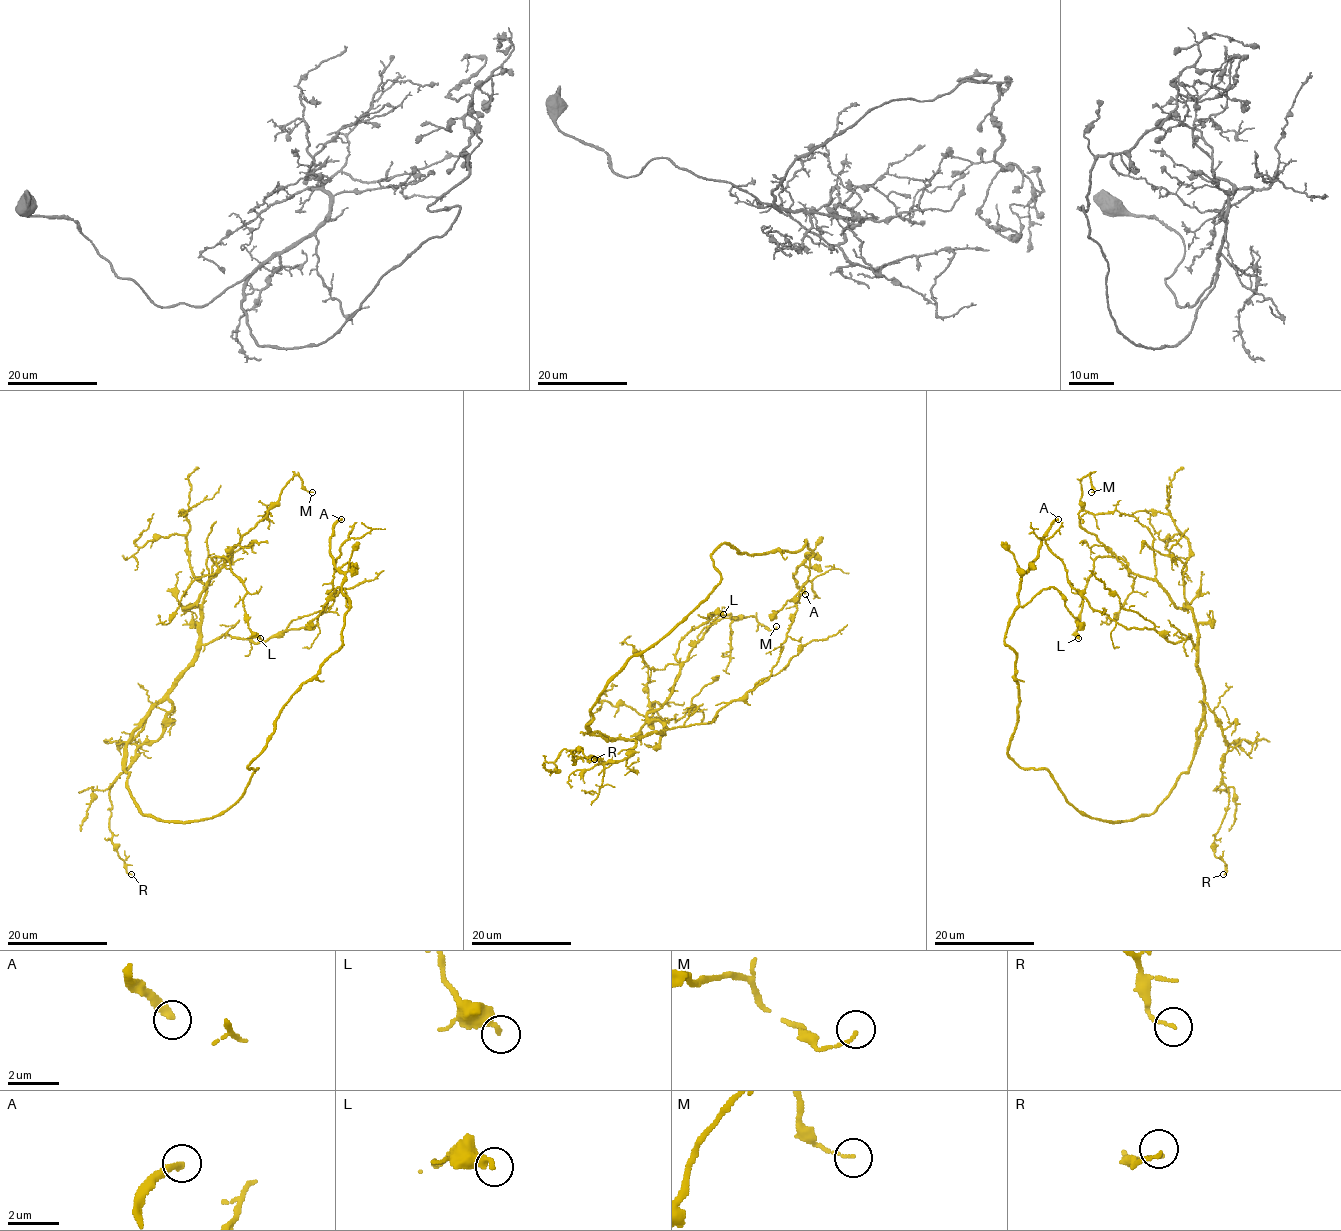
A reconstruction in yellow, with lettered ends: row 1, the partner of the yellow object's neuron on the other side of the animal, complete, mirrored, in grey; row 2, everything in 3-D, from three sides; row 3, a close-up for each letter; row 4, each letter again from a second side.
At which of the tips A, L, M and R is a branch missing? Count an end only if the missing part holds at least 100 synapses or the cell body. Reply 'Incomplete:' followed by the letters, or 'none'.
Incomplete: A

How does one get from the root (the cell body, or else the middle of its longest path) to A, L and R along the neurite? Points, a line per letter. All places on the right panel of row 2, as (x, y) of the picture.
A: (1156, 806), (1092, 819), (1046, 769), (1008, 753), (1019, 686), (1004, 635), (1058, 519)
L: (1156, 806), (1188, 769), (1201, 725), (1194, 613), (1122, 559), (1098, 556), (1078, 638)
R: (1156, 806), (1188, 769), (1204, 699), (1227, 744), (1221, 772), (1228, 805), (1213, 844), (1223, 874)

